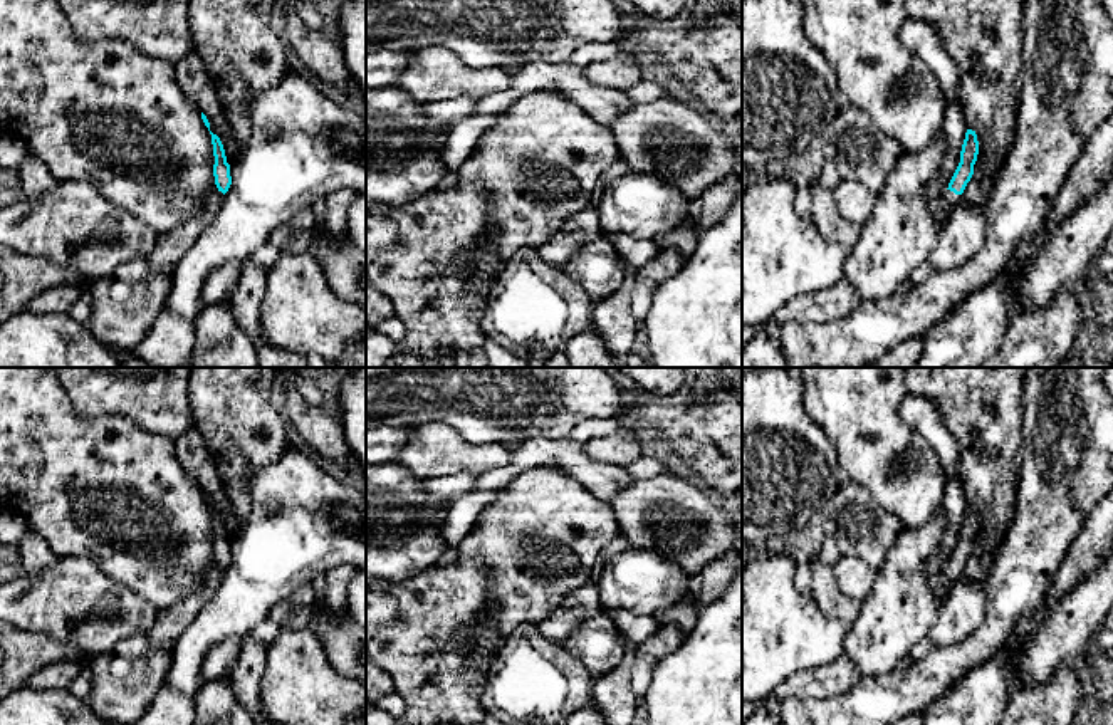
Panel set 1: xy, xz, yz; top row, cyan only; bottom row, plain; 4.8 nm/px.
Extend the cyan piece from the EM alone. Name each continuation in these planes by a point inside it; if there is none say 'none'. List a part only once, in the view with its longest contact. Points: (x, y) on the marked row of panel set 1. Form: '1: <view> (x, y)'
1: yz (939, 207)

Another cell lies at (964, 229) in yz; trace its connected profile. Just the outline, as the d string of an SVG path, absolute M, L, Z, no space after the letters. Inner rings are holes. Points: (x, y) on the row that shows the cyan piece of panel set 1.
M955 195L947 206L947 218L935 250L928 257L933 272L947 272L972 258L985 240L985 220L980 210Z

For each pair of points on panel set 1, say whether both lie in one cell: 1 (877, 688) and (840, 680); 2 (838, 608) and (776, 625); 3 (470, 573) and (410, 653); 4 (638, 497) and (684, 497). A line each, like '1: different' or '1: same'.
1: different
2: different
3: same
4: same

